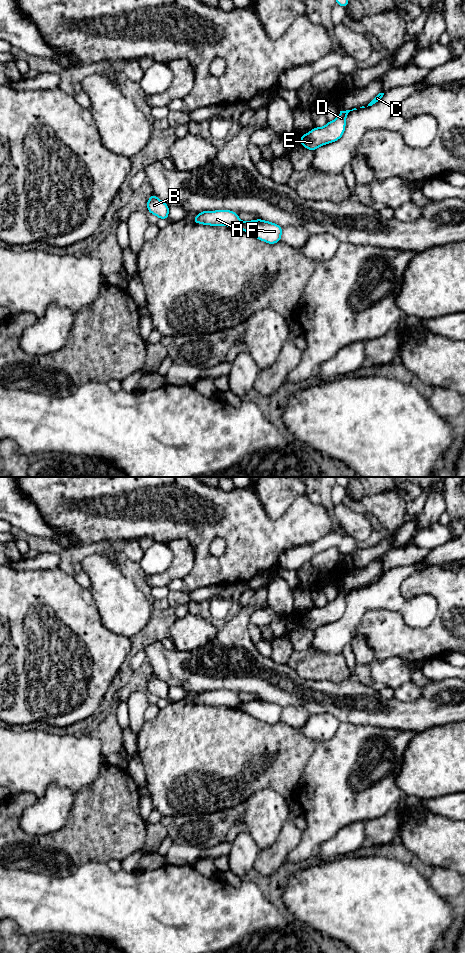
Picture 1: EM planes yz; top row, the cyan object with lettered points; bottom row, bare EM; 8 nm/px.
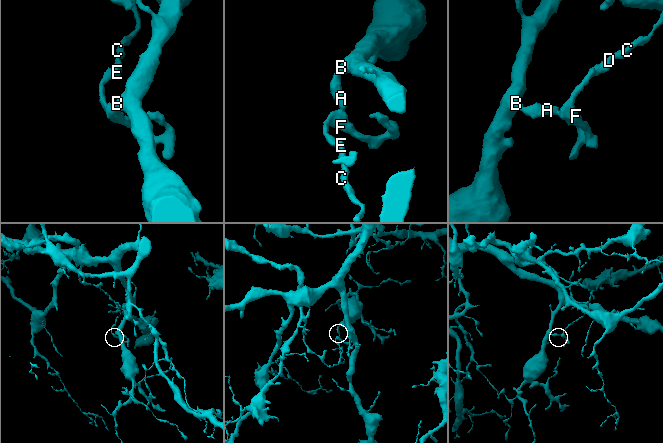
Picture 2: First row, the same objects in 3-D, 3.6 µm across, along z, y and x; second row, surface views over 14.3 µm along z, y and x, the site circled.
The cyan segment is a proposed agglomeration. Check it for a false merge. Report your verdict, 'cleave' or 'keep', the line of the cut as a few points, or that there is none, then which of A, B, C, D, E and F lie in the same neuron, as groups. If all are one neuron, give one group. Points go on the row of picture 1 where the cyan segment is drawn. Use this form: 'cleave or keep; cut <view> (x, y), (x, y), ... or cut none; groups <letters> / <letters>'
cleave; cut yz (241, 221), (239, 226); groups A B / C D E F

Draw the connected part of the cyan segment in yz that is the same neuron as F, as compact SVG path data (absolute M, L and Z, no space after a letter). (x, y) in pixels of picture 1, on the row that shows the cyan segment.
M262 219L241 222L240 228L268 244L275 244L281 241L283 227L278 224Z

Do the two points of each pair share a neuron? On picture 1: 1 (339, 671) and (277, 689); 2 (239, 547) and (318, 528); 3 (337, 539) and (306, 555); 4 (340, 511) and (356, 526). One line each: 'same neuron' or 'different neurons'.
1: different neurons
2: same neuron
3: same neuron
4: same neuron

